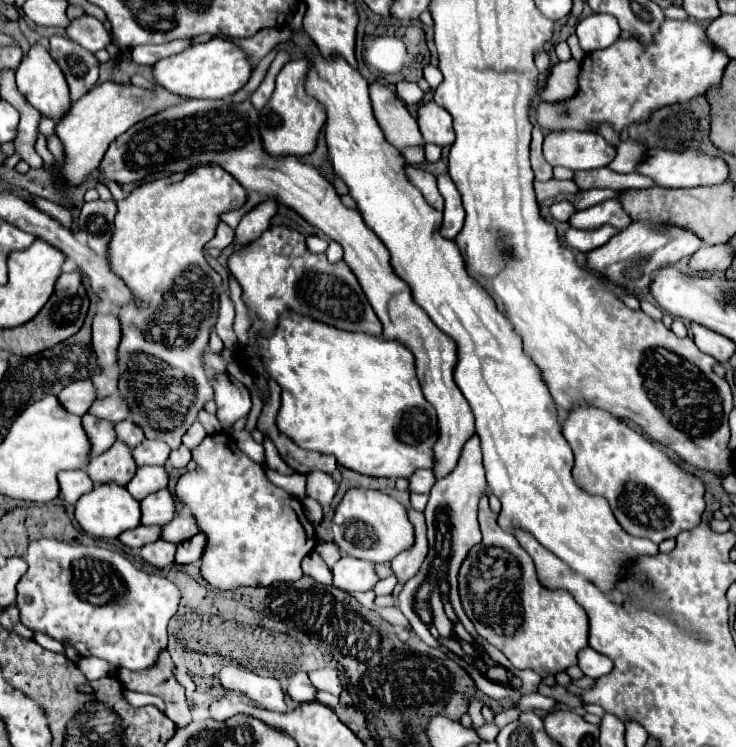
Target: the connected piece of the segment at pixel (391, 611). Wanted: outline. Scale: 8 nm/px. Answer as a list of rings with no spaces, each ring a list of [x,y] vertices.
[[[385,607],[381,611],[381,616],[383,619],[387,620],[396,628],[410,629],[410,625],[406,617],[399,610],[398,607]]]

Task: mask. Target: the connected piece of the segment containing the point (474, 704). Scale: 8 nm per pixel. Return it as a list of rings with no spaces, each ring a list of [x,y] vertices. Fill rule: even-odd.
[[[474,698],[469,705],[468,714],[472,719],[474,729],[477,729],[485,724],[485,720],[481,715],[481,709],[483,706],[484,704],[476,698]]]

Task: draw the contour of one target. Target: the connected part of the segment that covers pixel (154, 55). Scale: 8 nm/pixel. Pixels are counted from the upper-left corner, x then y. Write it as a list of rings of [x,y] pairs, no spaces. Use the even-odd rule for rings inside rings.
[[[179,40],[179,42],[161,44],[161,46],[137,46],[137,48],[133,48],[133,62],[143,64],[143,66],[153,66],[161,58],[183,52],[183,48],[189,48],[189,44],[191,44],[191,40]]]

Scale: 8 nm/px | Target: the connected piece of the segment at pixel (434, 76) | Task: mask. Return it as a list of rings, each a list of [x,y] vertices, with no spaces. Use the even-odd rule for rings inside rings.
[[[427,66],[425,68],[425,80],[429,82],[431,88],[437,88],[443,82],[443,74],[441,74],[441,70],[437,66]]]

